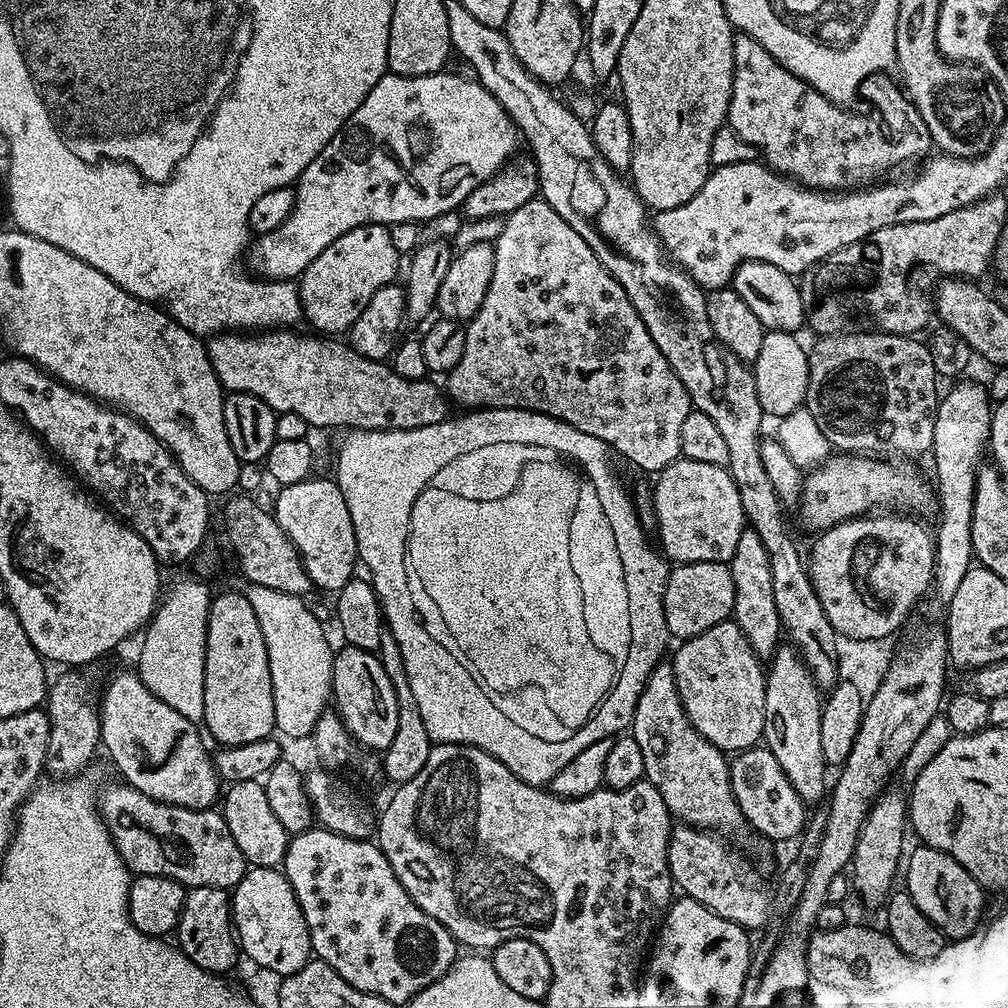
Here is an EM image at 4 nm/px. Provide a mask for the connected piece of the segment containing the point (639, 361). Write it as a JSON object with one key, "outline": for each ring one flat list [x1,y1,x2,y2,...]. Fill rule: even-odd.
{"outline":[[533,198,526,201,518,210,507,213,504,220,504,229,501,236,494,243,496,257,494,258,494,278,490,278,490,290,486,290,486,298,482,298,482,306,467,321,465,327,465,350,462,352,461,361,458,362,446,374,448,381,443,381,442,388,447,399,453,405,461,404,464,410,479,410,481,408,533,408,535,412,545,412,570,422,578,430,598,438,603,444,607,444,613,453,625,456,636,468,644,472,658,474,670,462,681,459,679,442,681,439,682,422,685,421,688,412,693,409,692,399,688,397,686,386,674,374,670,362,658,350,654,338,646,330,638,310,630,302,626,290,621,284,602,266,602,262,590,250,590,246,582,238,580,228,569,217,558,214,554,206,550,206,542,198]]}

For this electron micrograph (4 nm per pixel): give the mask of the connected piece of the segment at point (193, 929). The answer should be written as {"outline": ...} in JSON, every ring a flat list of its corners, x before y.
{"outline":[[214,886,188,888,180,920,176,923,175,943,180,951,202,970,213,974,228,974,236,964,238,941,232,926,232,901,229,889]]}

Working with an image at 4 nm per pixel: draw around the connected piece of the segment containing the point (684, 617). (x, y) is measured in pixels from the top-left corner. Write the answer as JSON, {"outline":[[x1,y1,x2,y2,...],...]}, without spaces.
{"outline":[[700,562,673,567,667,578,666,594,663,595,669,635,683,642,720,624,732,613,734,594,734,582,728,564]]}

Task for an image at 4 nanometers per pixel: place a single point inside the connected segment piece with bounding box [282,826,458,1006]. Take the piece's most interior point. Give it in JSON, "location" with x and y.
{"location":[362,922]}

